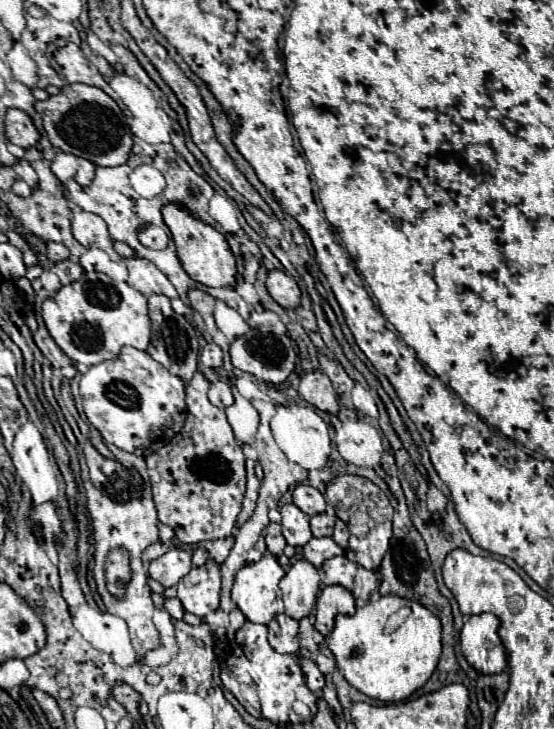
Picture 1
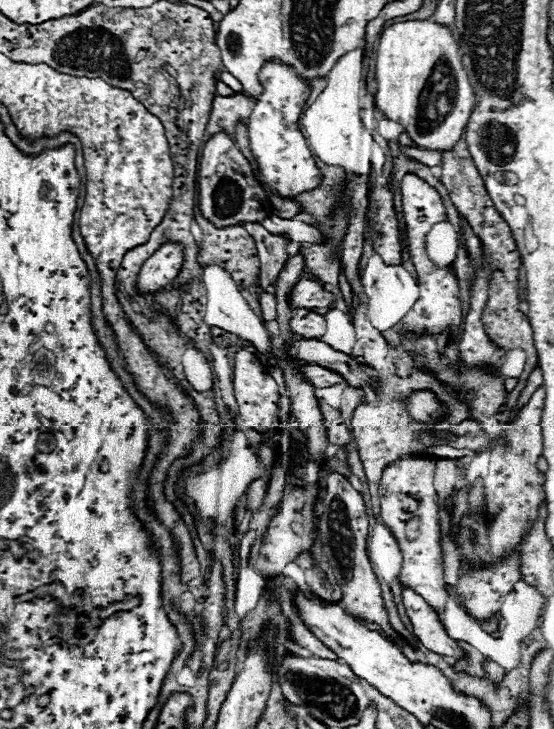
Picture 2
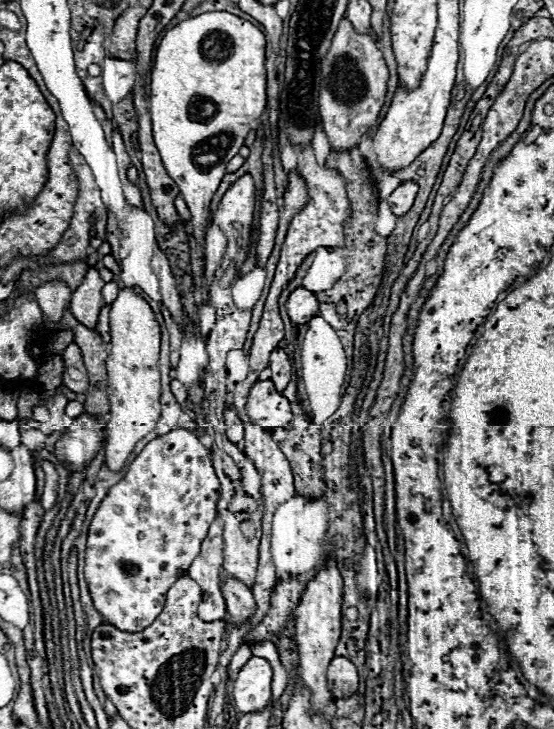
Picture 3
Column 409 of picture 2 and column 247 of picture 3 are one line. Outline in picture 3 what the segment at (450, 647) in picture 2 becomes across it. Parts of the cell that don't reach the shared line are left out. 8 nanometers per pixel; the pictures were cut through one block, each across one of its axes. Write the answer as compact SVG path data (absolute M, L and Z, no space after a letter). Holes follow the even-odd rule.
M222 572L220 590L222 590L222 596L226 600L228 614L232 616L234 626L238 626L240 622L244 622L246 618L250 618L254 614L254 598L252 598L250 588L244 582Z

